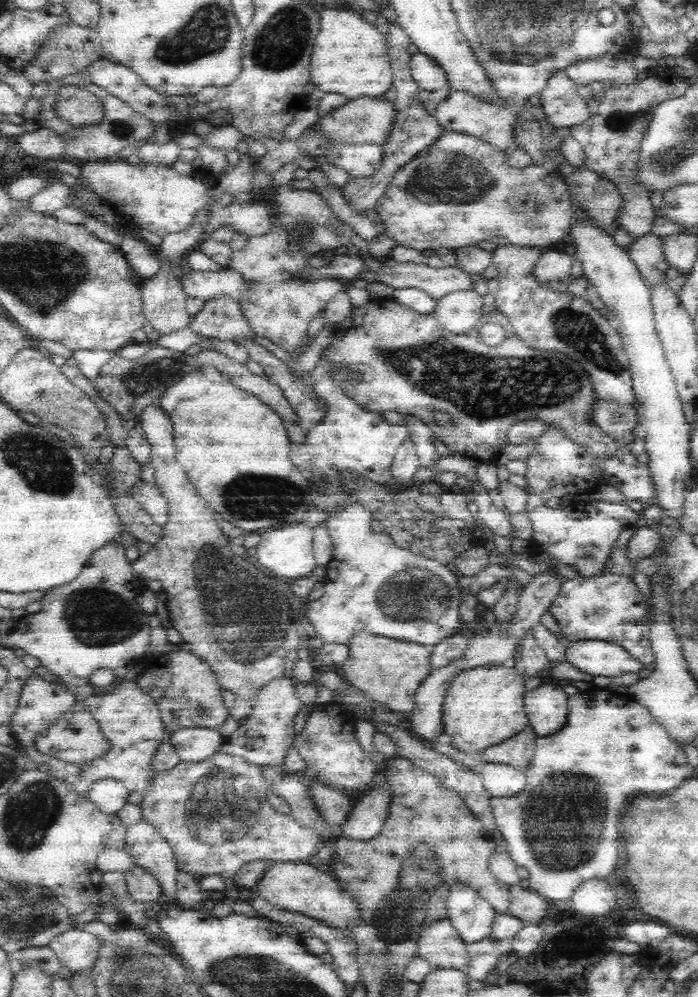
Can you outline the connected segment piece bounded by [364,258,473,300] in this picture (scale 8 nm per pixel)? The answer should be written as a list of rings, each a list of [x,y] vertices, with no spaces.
[[[380,259],[377,271],[364,274],[371,282],[382,282],[395,289],[422,289],[434,300],[453,292],[473,290],[473,281],[466,271],[456,267],[432,268],[425,263],[399,262],[395,259]]]

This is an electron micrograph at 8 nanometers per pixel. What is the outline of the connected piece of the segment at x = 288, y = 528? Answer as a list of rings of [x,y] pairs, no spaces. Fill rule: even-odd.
[[[305,521],[288,523],[282,528],[263,530],[260,535],[261,540],[255,546],[256,554],[252,558],[260,571],[264,571],[276,579],[291,581],[308,577],[312,570],[317,567],[312,549],[314,529]]]

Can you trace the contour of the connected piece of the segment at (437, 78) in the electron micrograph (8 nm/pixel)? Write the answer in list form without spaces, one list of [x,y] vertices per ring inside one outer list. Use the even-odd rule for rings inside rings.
[[[420,51],[411,55],[409,67],[419,90],[436,92],[449,84],[446,71],[434,59]]]

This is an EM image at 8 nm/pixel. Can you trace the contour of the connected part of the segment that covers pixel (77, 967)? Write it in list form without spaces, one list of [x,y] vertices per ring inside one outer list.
[[[76,928],[55,936],[48,946],[65,966],[66,974],[74,974],[85,973],[92,968],[101,944],[84,928]]]

